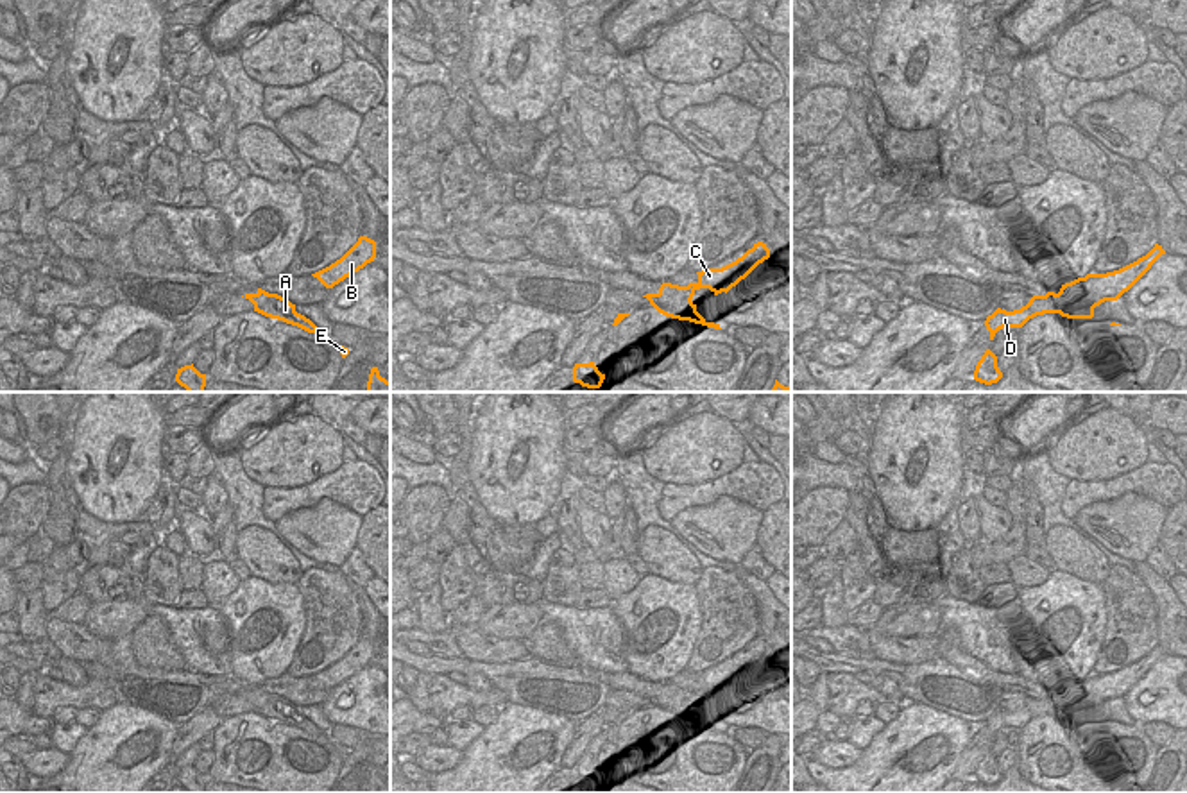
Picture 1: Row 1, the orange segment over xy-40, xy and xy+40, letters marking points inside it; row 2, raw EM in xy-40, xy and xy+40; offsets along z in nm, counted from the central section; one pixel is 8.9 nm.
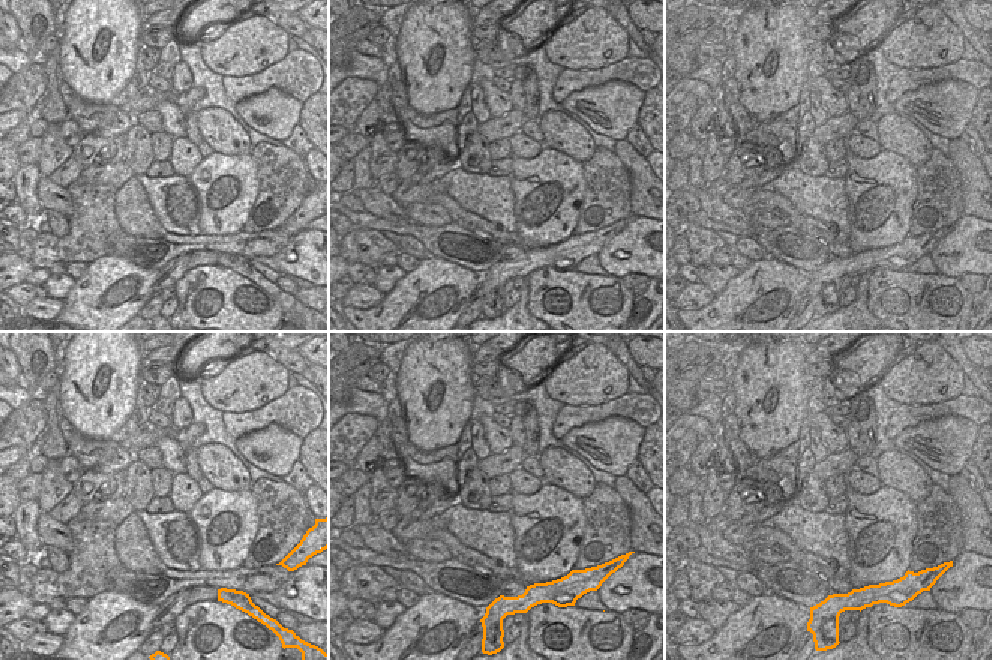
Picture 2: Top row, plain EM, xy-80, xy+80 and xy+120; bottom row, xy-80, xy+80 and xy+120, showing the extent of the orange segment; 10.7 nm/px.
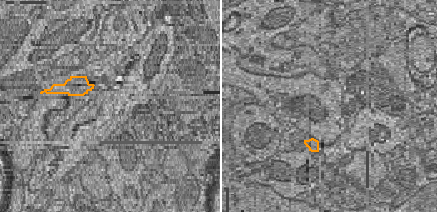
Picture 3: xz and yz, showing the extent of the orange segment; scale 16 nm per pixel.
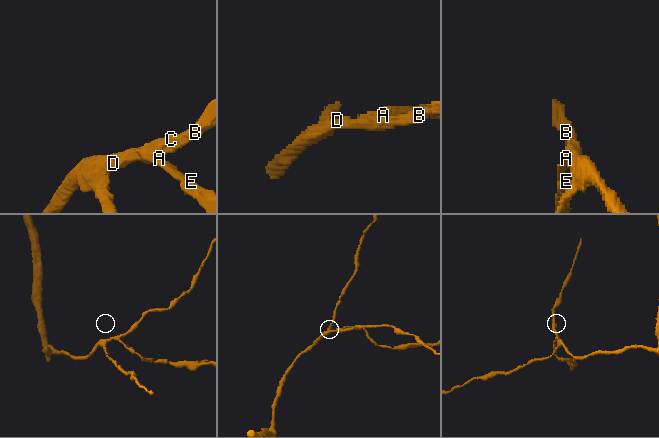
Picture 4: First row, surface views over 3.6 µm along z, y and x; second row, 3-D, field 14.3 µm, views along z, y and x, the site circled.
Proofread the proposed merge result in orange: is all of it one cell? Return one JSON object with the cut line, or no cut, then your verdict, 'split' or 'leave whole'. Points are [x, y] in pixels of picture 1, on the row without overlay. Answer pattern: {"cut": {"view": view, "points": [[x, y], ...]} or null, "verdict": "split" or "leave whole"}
{"cut": {"view": "xy+40", "points": [[1110, 699], [1101, 695], [1057, 706]]}, "verdict": "split"}

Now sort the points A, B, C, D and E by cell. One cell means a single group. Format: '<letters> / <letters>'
A E / B C D

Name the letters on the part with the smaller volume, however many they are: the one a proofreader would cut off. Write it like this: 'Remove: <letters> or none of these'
Remove: A, E

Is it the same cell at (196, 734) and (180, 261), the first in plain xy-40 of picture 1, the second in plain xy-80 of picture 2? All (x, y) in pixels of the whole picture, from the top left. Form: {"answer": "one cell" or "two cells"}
{"answer": "one cell"}

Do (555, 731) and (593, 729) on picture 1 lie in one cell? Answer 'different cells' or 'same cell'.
different cells

